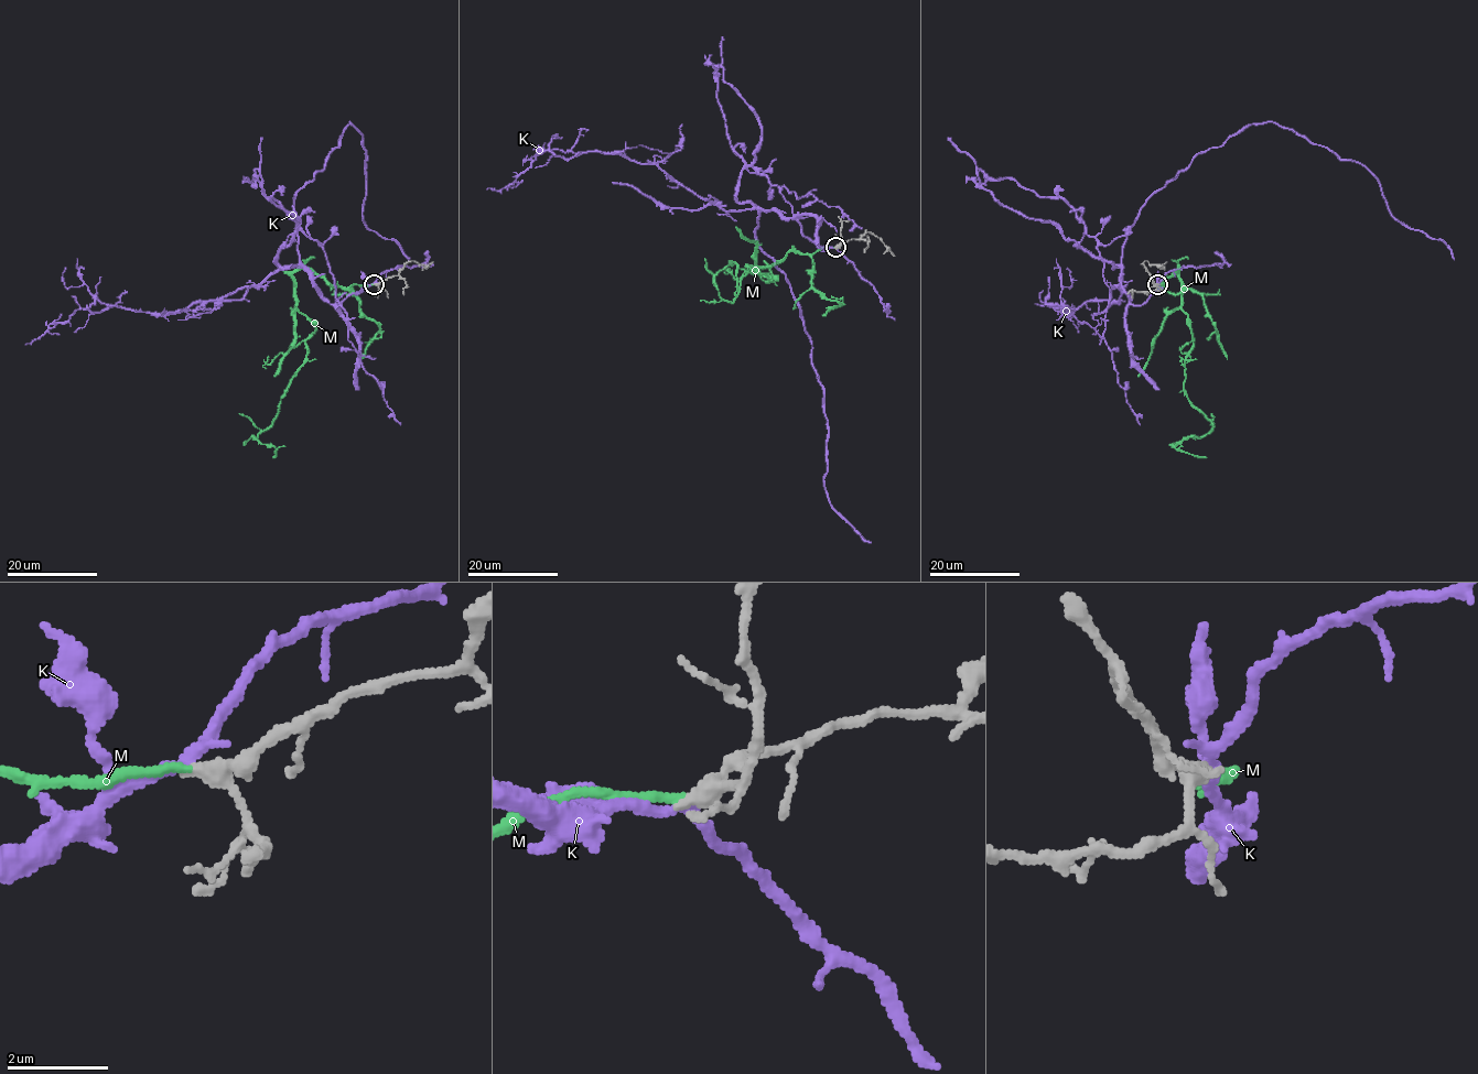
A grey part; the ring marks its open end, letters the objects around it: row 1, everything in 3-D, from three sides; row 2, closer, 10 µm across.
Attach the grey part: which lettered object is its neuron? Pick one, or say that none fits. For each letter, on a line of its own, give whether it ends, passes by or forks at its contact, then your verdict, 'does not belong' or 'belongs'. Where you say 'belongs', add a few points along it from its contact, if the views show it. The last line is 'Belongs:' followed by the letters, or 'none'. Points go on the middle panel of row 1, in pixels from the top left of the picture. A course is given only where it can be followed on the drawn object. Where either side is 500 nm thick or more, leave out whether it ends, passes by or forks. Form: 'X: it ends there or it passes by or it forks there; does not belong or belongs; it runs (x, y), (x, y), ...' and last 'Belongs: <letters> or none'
K: it passes by; does not belong
M: it ends there; belongs; it runs (835, 247), (791, 251), (753, 267), (777, 280), (747, 272), (729, 302), (714, 275), (735, 262), (734, 295)
Belongs: M

